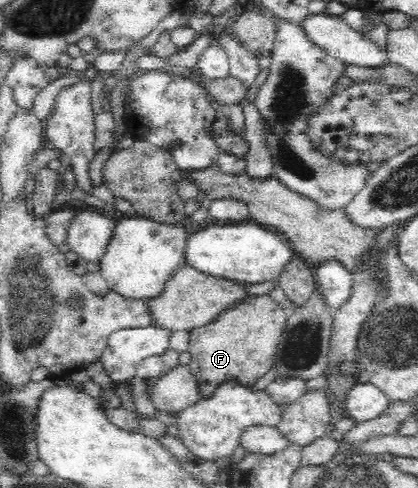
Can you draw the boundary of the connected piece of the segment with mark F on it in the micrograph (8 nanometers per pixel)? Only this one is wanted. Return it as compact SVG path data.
M270 293L252 295L248 301L220 313L214 323L191 329L191 359L187 365L198 383L200 395L203 398L211 397L225 381L236 381L252 387L272 370L288 313Z

